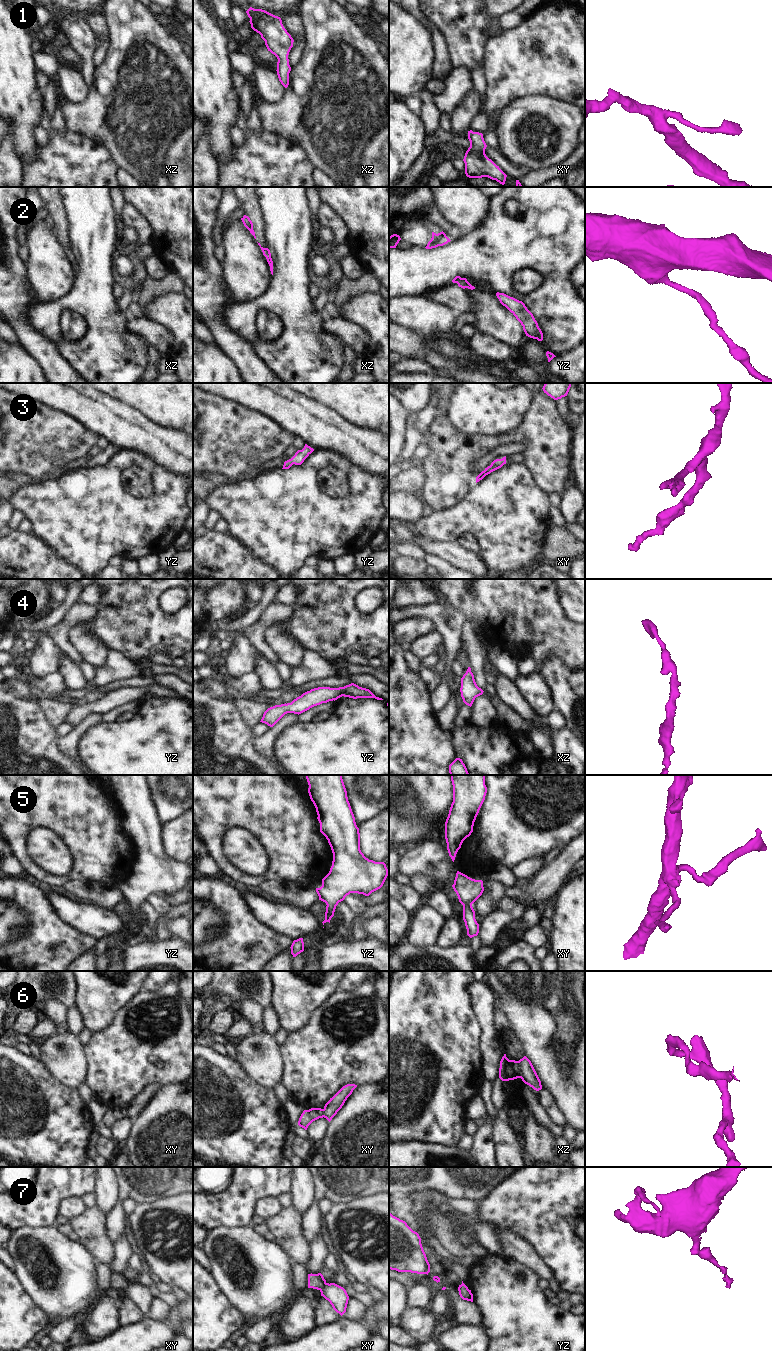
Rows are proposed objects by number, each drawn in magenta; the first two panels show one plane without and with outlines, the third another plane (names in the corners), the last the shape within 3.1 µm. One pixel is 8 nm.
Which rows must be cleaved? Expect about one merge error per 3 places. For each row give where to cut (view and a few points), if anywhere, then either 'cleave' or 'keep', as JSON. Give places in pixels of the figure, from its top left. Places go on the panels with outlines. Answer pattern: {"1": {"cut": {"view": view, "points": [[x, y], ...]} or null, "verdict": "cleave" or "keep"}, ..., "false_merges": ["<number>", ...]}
{"1": {"cut": null, "verdict": "keep"}, "2": {"cut": null, "verdict": "keep"}, "3": {"cut": null, "verdict": "keep"}, "4": {"cut": null, "verdict": "keep"}, "5": {"cut": null, "verdict": "keep"}, "6": {"cut": {"view": "xz", "points": [[517, 1061], [521, 1077]]}, "verdict": "cleave"}, "7": {"cut": {"view": "xy", "points": [[326, 1283], [320, 1290]]}, "verdict": "cleave"}, "false_merges": ["6", "7"]}

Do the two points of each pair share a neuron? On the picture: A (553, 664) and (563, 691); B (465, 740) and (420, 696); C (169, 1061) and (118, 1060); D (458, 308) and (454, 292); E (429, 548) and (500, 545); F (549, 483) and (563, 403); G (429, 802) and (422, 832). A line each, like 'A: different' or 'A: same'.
A: same
B: different
C: same
D: same
E: different
F: different
G: same

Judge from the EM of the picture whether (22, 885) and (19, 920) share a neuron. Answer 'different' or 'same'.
same

